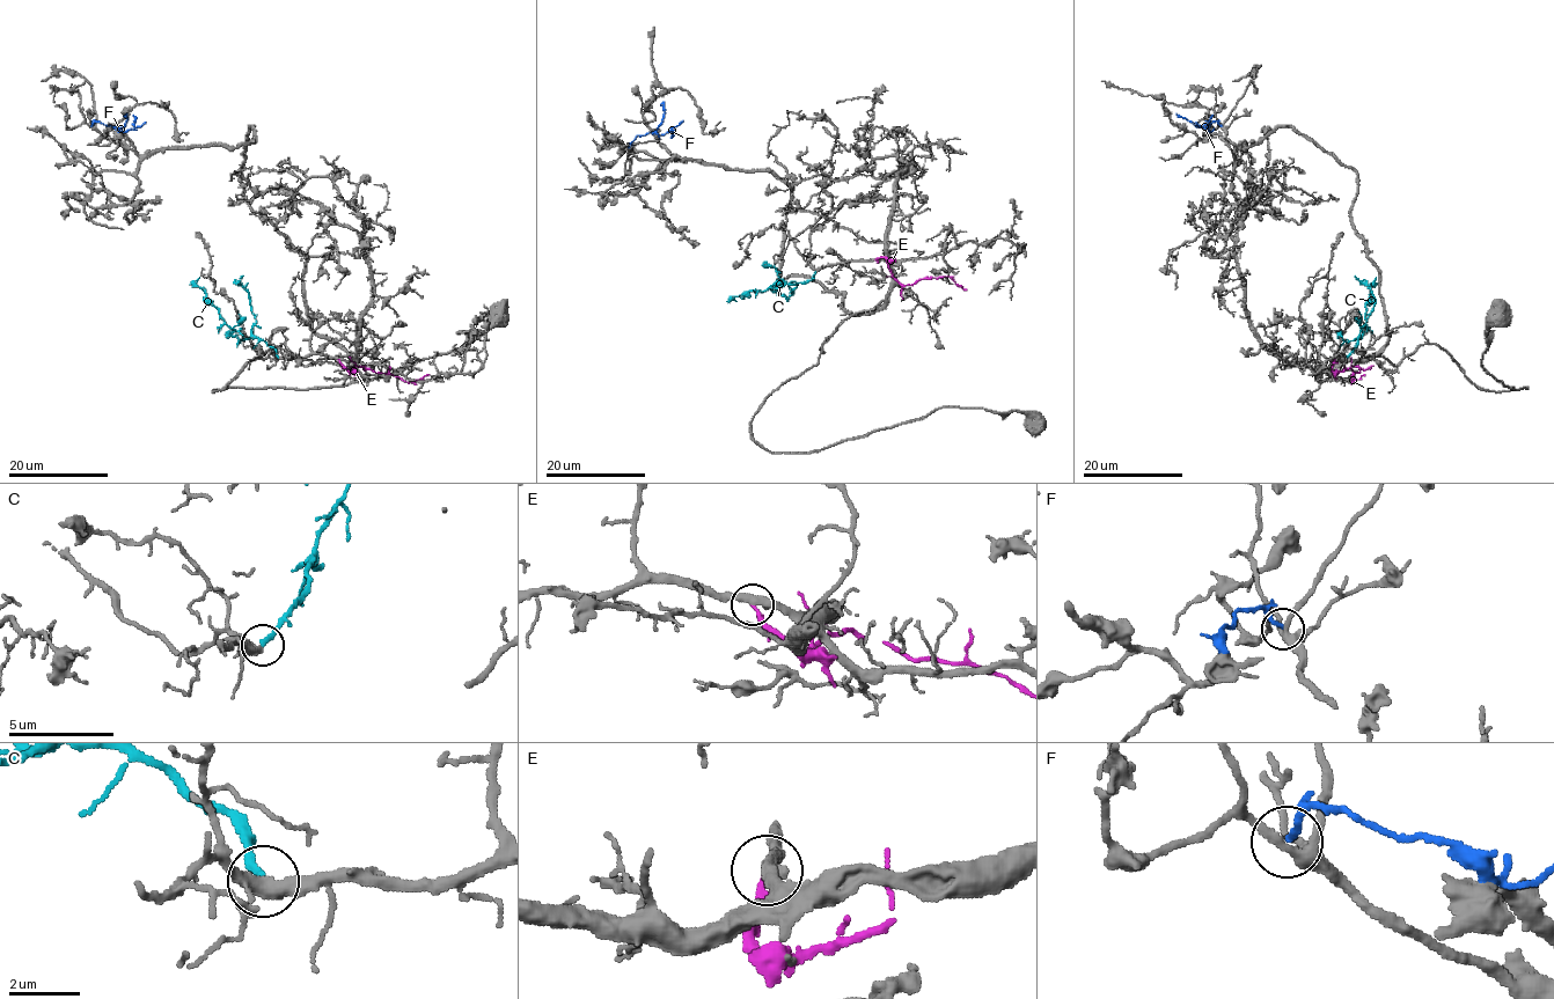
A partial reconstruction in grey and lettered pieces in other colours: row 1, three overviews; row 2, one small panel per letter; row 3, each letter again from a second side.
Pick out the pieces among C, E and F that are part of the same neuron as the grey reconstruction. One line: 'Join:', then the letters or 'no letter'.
Join: C

